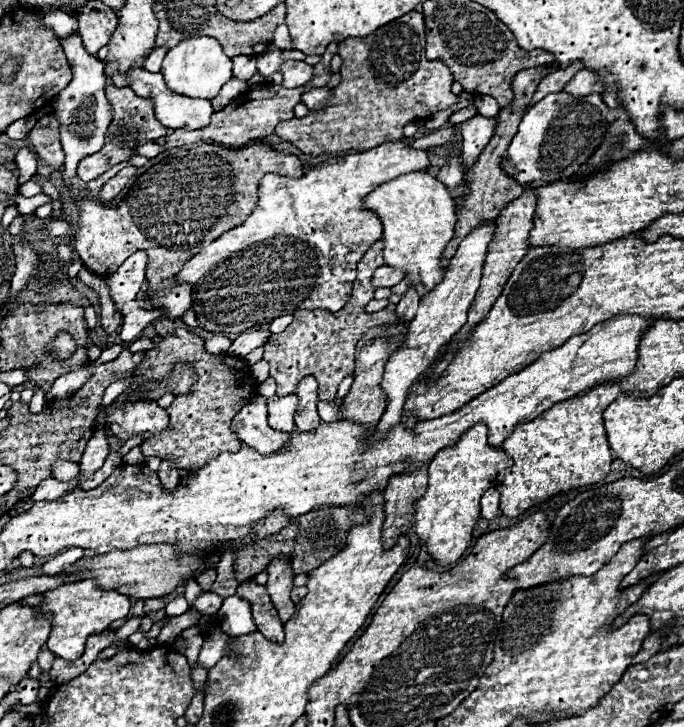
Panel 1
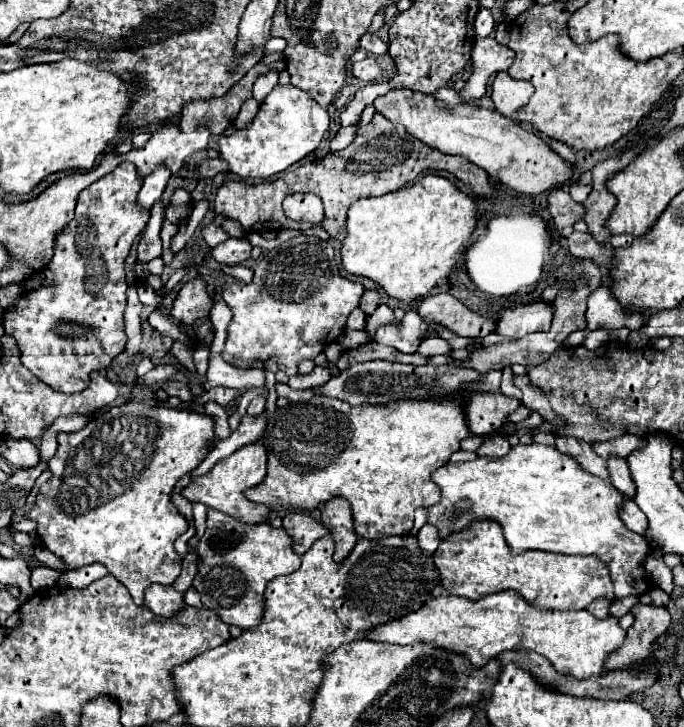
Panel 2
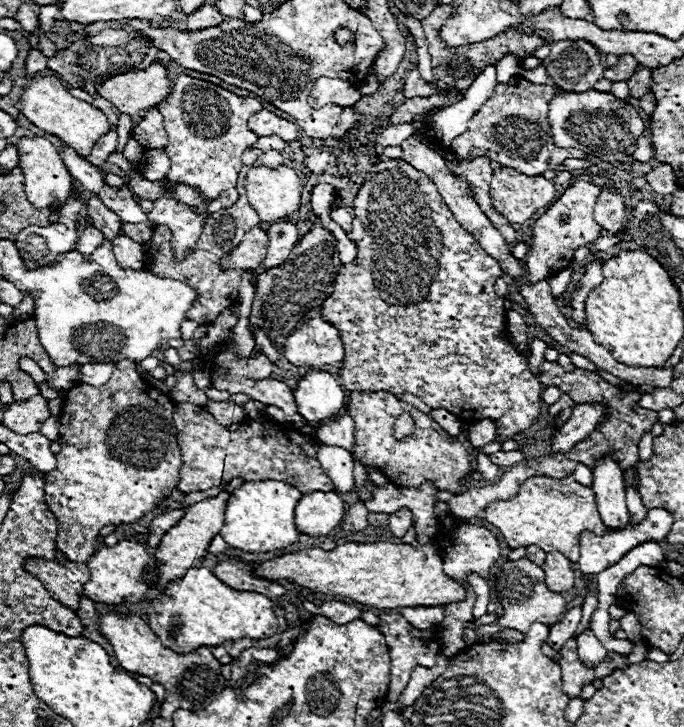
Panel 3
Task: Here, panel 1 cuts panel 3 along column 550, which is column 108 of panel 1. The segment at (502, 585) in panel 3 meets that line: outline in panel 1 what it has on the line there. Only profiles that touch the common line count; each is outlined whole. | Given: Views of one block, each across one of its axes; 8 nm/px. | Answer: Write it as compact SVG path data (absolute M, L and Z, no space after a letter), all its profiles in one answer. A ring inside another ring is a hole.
M82 580L76 584L64 584L64 586L58 586L54 590L40 592L40 596L44 598L44 602L34 606L34 610L38 614L50 614L50 624L52 624L52 632L50 632L46 646L50 652L54 652L56 656L60 656L64 660L80 658L84 652L86 638L90 634L102 632L114 620L124 618L130 610L130 598L128 596L118 594L116 590L108 590L108 592L98 590L92 580Z

